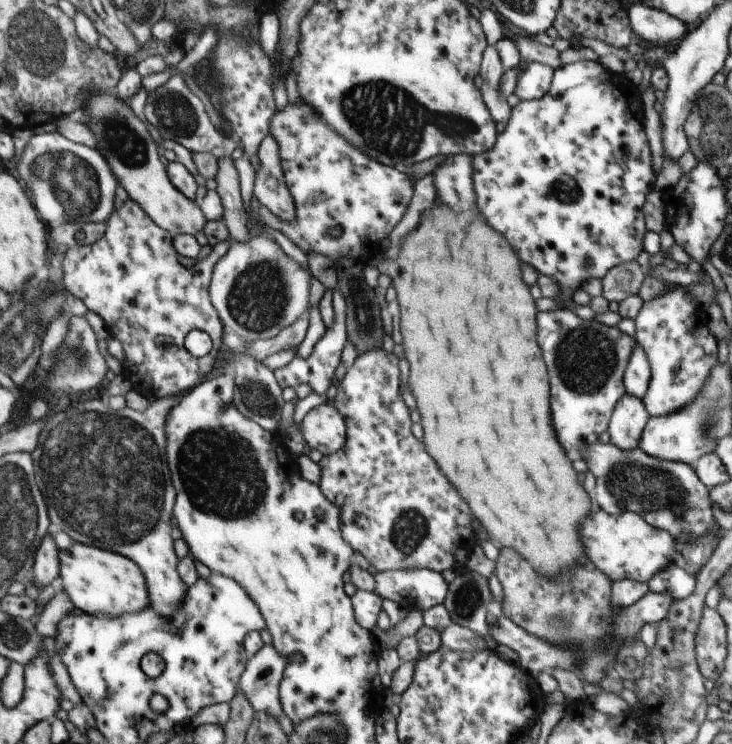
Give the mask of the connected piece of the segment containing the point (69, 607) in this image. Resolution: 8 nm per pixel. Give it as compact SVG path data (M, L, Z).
M57 591L54 597L47 602L40 615L39 622L36 622L37 630L43 636L55 638L58 635L60 622L71 615L75 607L75 603L67 591Z

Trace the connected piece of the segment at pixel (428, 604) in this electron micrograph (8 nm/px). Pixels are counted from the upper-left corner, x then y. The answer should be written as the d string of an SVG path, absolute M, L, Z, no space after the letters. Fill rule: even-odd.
M426 568L377 572L377 574L373 575L373 578L375 581L375 594L382 599L392 600L407 611L424 611L441 604L444 601L448 587L448 583L445 582L440 572Z

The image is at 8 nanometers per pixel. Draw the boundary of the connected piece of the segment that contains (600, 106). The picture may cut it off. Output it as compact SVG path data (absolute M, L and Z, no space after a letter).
M581 59L574 63L562 64L553 72L548 92L540 99L520 100L511 107L505 129L498 134L492 148L485 153L472 156L473 190L477 190L477 206L481 206L481 214L485 214L485 218L489 218L489 226L493 226L493 230L501 230L501 234L505 234L505 238L509 238L509 242L513 242L513 246L517 246L517 254L521 254L521 262L529 264L531 268L535 268L537 273L549 276L559 284L561 294L556 297L564 301L571 300L573 291L580 288L582 281L587 281L589 278L601 280L609 270L617 265L635 260L633 256L637 258L639 252L644 250L642 246L646 228L642 206L647 192L652 188L656 174L652 169L652 160L649 160L649 146L647 146L647 138L643 134L643 126L639 120L635 120L631 116L631 112L627 112L627 110L631 110L629 100L633 100L637 88L633 88L631 84L629 88L623 88L623 84L619 84L619 80L623 80L623 78L617 76L617 73L605 72L597 64L597 60Z

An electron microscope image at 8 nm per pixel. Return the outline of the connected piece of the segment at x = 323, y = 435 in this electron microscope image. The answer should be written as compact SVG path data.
M321 404L297 420L298 437L323 456L343 449L347 442L347 423L333 406Z

